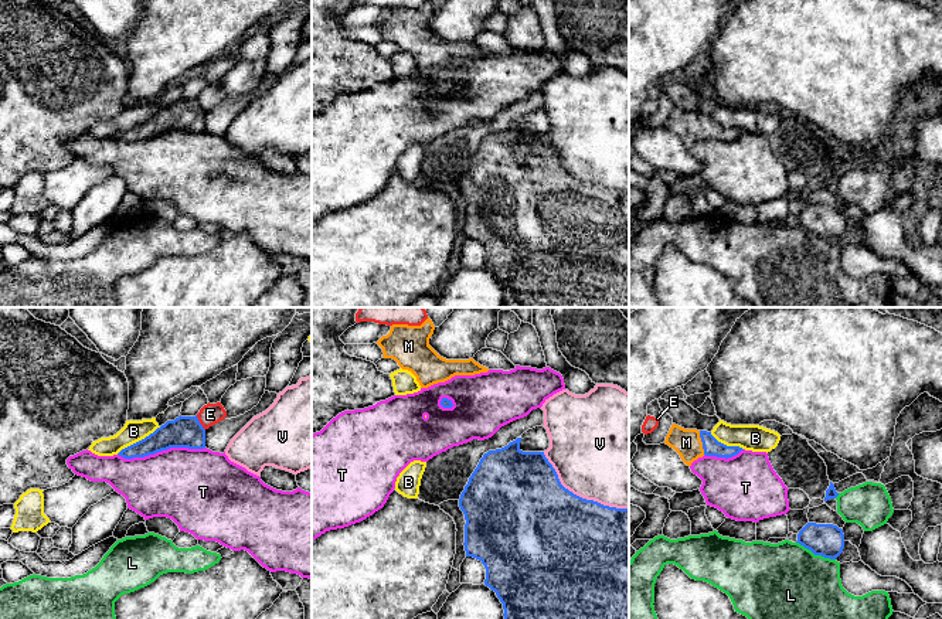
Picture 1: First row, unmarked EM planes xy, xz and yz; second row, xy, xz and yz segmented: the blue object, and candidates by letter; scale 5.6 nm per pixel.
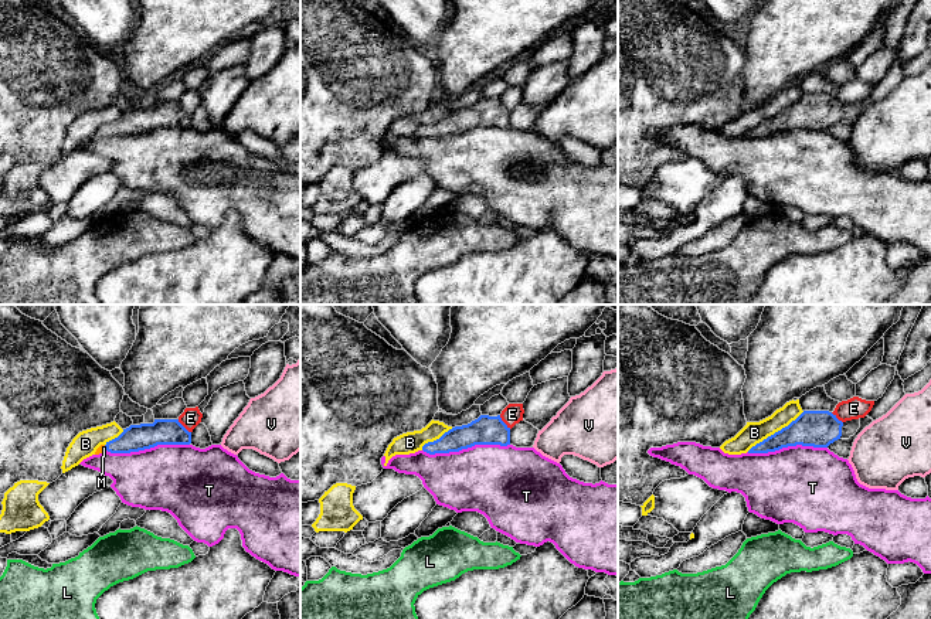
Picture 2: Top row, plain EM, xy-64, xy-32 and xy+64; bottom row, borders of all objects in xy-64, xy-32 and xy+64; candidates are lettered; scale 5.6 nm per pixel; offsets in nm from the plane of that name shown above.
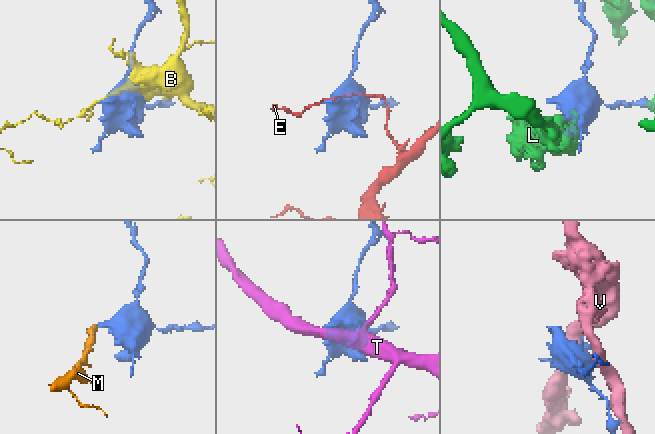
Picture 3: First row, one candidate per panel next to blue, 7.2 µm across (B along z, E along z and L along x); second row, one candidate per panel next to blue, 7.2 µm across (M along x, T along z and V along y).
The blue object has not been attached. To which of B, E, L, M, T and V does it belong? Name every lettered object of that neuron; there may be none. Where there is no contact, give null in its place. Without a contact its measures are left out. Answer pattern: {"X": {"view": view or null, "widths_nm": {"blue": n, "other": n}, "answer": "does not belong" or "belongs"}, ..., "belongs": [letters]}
{"B": {"view": "xy", "widths_nm": {"blue": 170, "other": 130}, "answer": "does not belong"}, "E": {"view": "xy", "widths_nm": {"blue": 180, "other": 120}, "answer": "does not belong"}, "L": {"view": "yz", "widths_nm": {"blue": 190, "other": 440}, "answer": "does not belong"}, "M": {"view": "yz", "widths_nm": {"blue": 100, "other": 160}, "answer": "belongs"}, "T": {"view": "xy", "widths_nm": {"blue": 180, "other": 420}, "answer": "does not belong"}, "V": {"view": "xz", "widths_nm": {"blue": 500, "other": 500}, "answer": "does not belong"}, "belongs": ["M"]}

